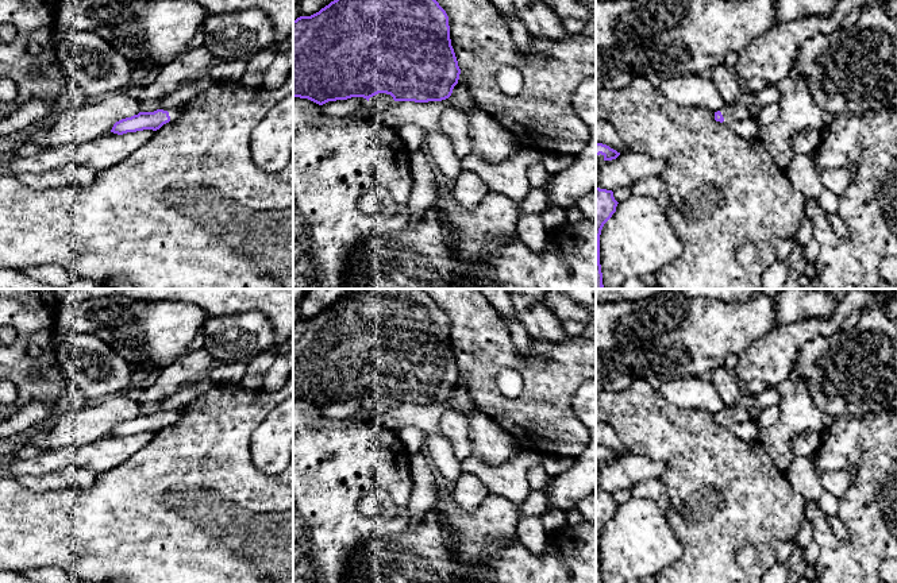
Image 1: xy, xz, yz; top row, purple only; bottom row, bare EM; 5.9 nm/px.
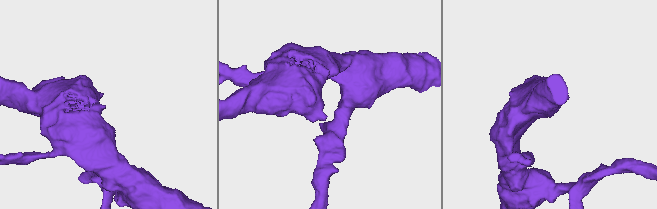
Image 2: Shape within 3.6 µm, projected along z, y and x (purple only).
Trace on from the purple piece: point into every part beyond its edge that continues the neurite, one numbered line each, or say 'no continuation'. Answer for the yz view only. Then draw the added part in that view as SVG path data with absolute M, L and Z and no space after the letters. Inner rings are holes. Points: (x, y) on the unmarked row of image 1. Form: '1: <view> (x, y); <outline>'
1: yz (747, 404); M769 386L762 393L752 394L743 387L735 408L725 408L720 414L724 426L751 421L754 412L763 412L766 408L779 404L781 395L774 386Z

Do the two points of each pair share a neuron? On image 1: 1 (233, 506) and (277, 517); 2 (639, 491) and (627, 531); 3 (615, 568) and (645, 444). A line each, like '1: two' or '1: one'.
1: one
2: two
3: two

